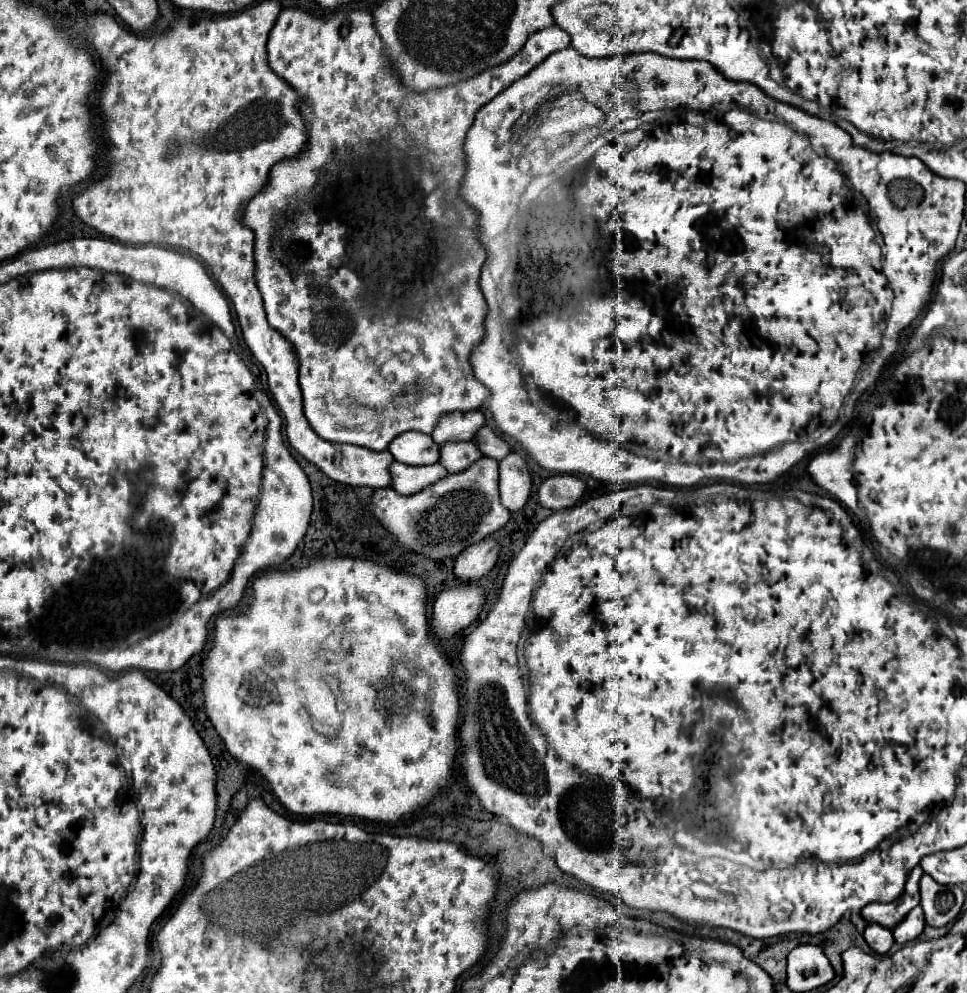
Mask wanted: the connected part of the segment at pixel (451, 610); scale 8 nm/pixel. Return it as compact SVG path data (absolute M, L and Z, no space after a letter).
M458 585L442 591L432 607L432 631L438 639L448 639L466 629L484 605L484 591L476 585Z

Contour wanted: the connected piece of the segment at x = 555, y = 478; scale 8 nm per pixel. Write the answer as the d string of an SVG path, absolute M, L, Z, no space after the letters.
M552 475L538 487L538 503L546 509L568 509L578 503L584 493L584 481L574 475Z

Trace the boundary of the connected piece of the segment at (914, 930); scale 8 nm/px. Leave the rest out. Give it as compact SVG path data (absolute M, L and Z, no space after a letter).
M914 907L908 917L904 917L904 921L900 921L900 925L896 925L892 929L894 933L894 939L896 943L900 945L906 945L910 941L914 941L922 931L924 931L926 923L924 923L924 913L922 913L922 907Z

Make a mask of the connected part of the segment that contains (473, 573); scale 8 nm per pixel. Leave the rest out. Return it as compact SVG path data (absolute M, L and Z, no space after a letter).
M486 537L484 541L472 545L454 561L456 579L460 583L472 583L486 577L498 559L498 551L500 545L492 537Z

